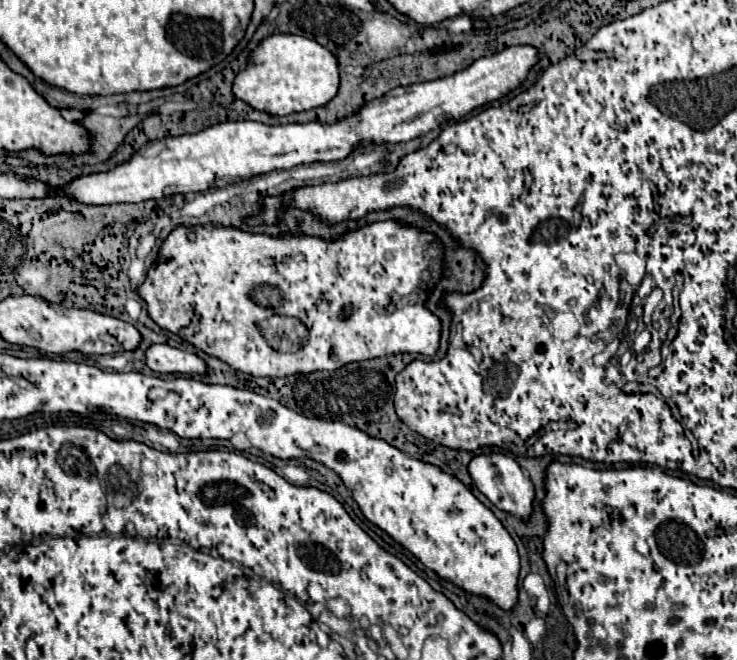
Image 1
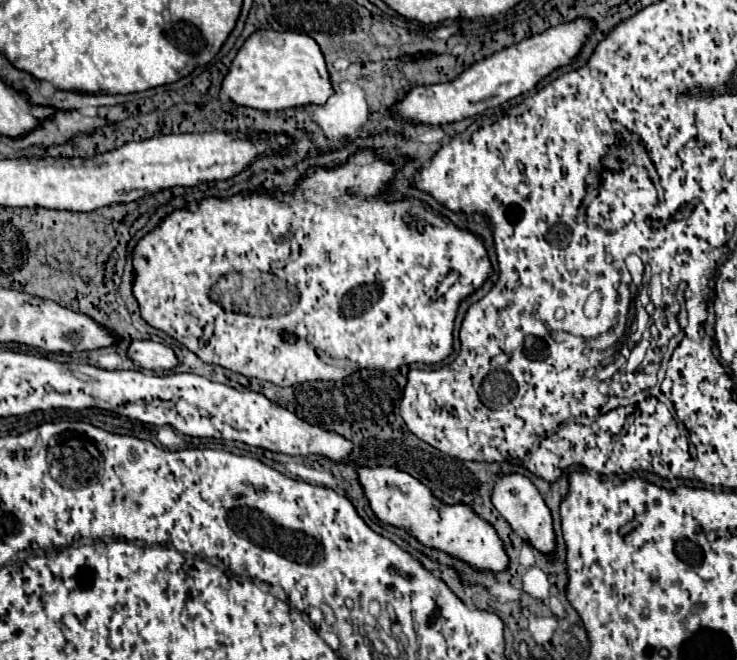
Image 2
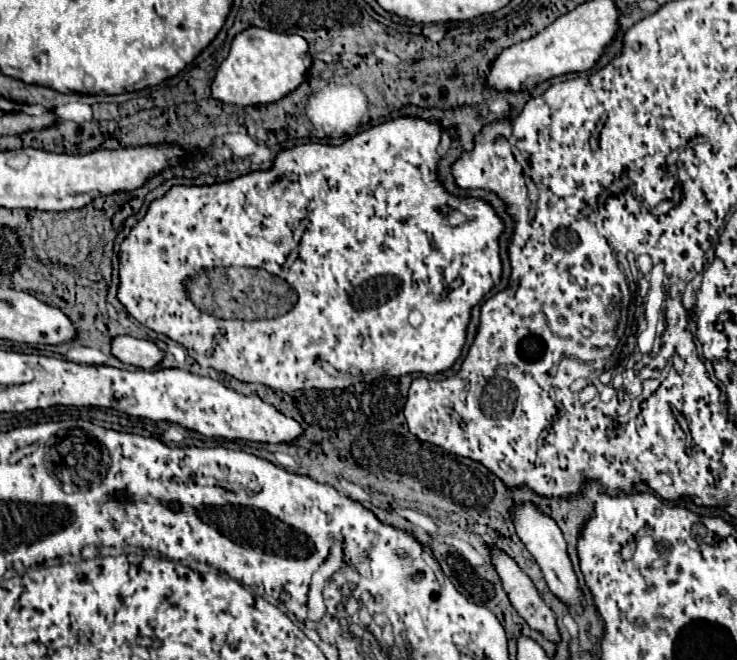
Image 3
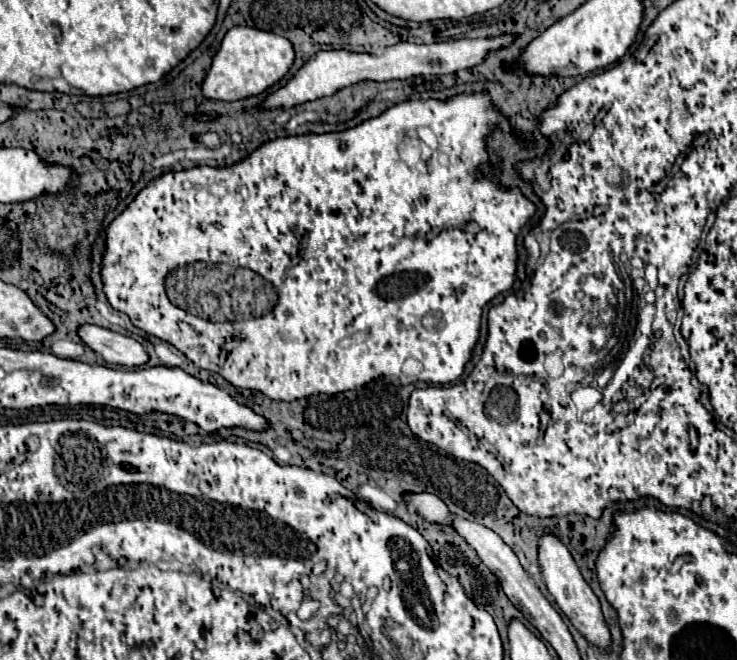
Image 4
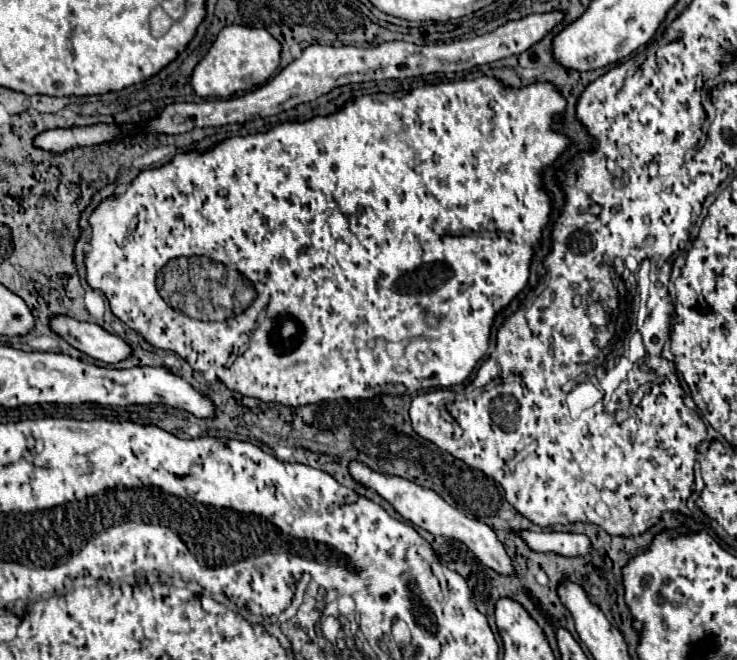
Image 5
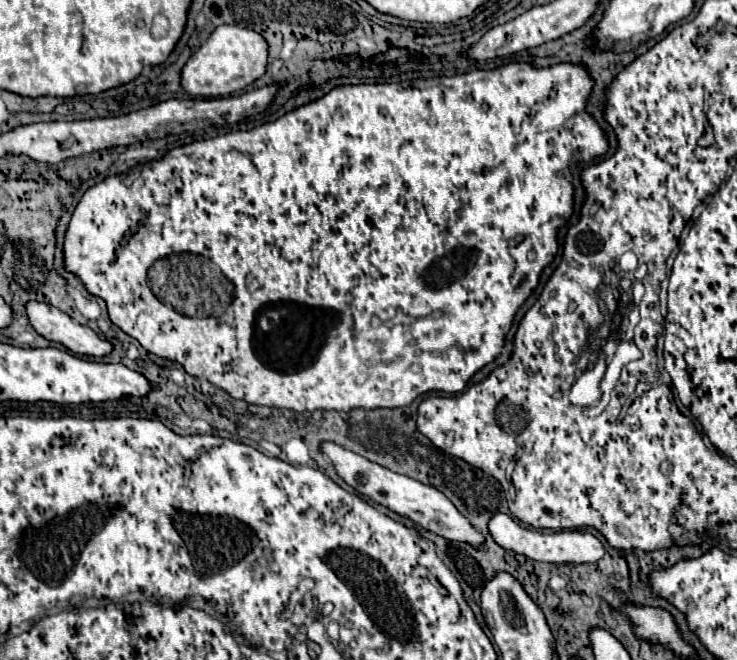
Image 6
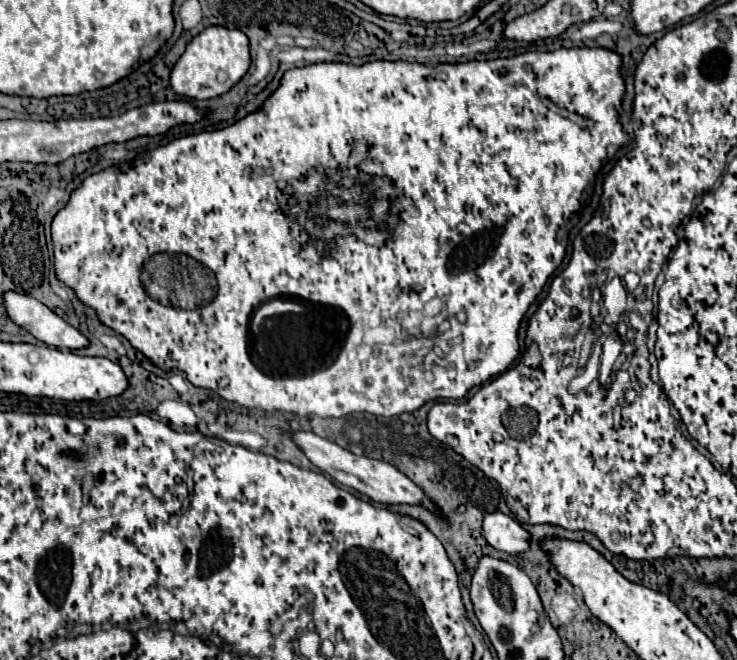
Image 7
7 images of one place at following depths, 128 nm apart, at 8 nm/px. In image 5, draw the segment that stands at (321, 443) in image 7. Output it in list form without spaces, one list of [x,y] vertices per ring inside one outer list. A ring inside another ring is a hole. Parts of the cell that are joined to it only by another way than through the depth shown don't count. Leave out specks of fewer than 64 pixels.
[[[350,462],[348,470],[350,470],[350,476],[354,478],[354,482],[358,482],[358,484],[374,490],[376,494],[380,494],[386,502],[390,502],[394,506],[394,510],[404,520],[412,522],[418,528],[428,530],[430,534],[444,536],[444,538],[454,538],[458,542],[464,542],[484,566],[490,566],[492,570],[496,570],[500,574],[512,574],[514,572],[514,568],[510,564],[510,558],[508,558],[504,546],[498,542],[494,530],[490,526],[486,526],[484,522],[480,522],[480,520],[464,516],[454,506],[450,506],[442,496],[438,496],[434,490],[422,488],[416,482],[410,482],[406,478],[400,478],[400,476],[380,474],[380,472],[372,470],[372,468],[368,468],[366,464],[360,464],[360,462]]]

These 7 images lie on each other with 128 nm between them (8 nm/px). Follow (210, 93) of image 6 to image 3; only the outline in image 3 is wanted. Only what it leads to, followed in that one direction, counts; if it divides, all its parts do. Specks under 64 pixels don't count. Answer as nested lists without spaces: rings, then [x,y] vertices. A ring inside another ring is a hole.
[[[246,28],[232,40],[228,56],[216,70],[210,86],[212,98],[236,106],[276,102],[306,80],[310,62],[308,42],[302,36],[280,34],[264,28]]]

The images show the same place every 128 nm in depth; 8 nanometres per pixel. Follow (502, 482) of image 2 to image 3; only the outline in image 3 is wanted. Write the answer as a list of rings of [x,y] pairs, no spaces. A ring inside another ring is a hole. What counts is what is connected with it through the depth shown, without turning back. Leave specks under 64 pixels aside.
[[[522,504],[522,506],[512,508],[512,516],[514,516],[516,532],[518,532],[520,540],[526,544],[526,548],[530,550],[530,554],[536,558],[536,562],[544,574],[544,582],[550,588],[550,592],[568,608],[582,606],[584,594],[578,584],[578,576],[572,568],[572,562],[568,558],[566,540],[564,540],[560,528],[556,526],[556,522],[550,516],[542,514],[538,508],[534,508],[534,504]]]

